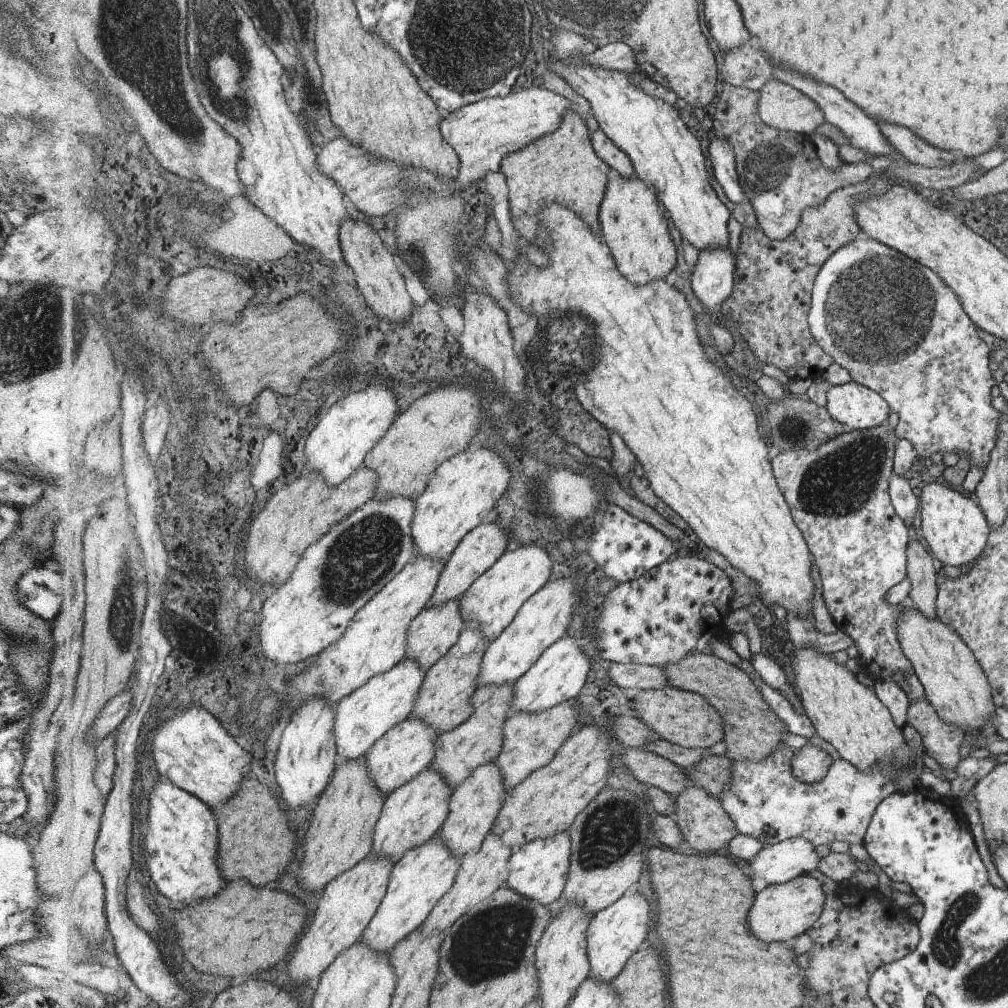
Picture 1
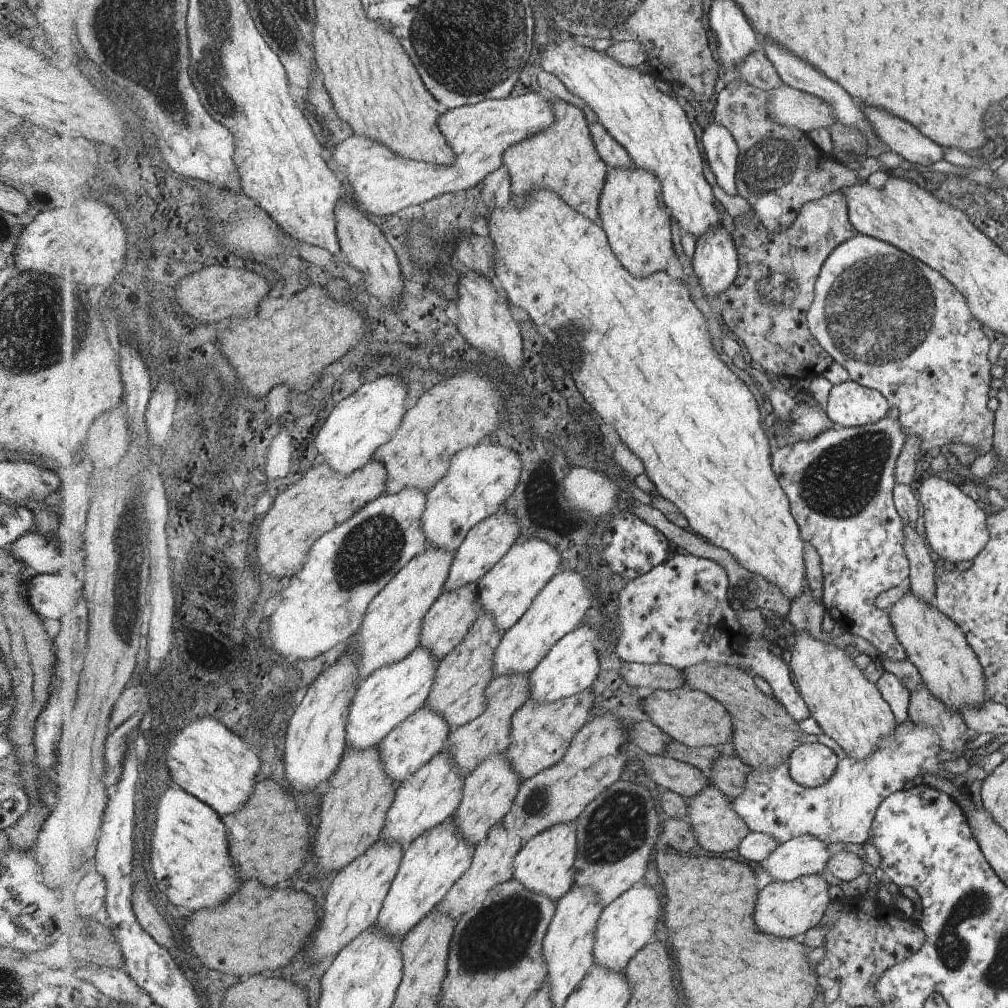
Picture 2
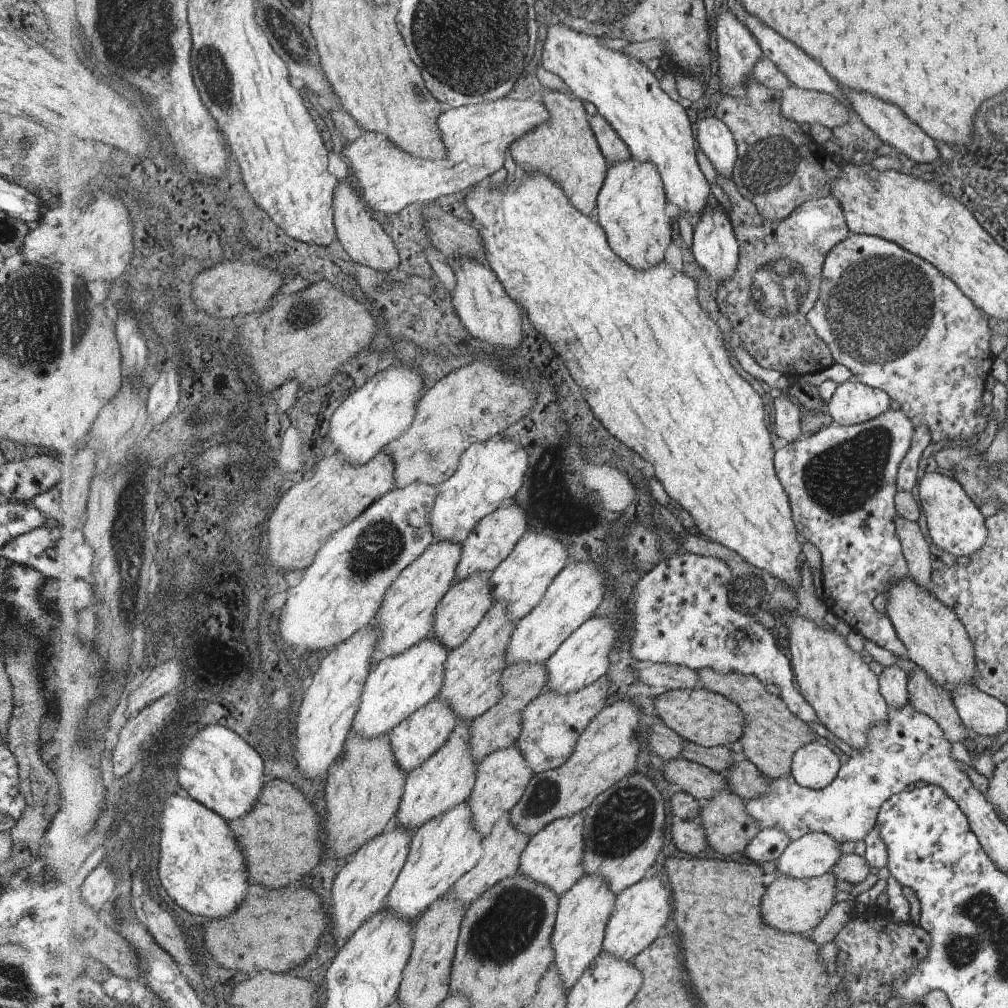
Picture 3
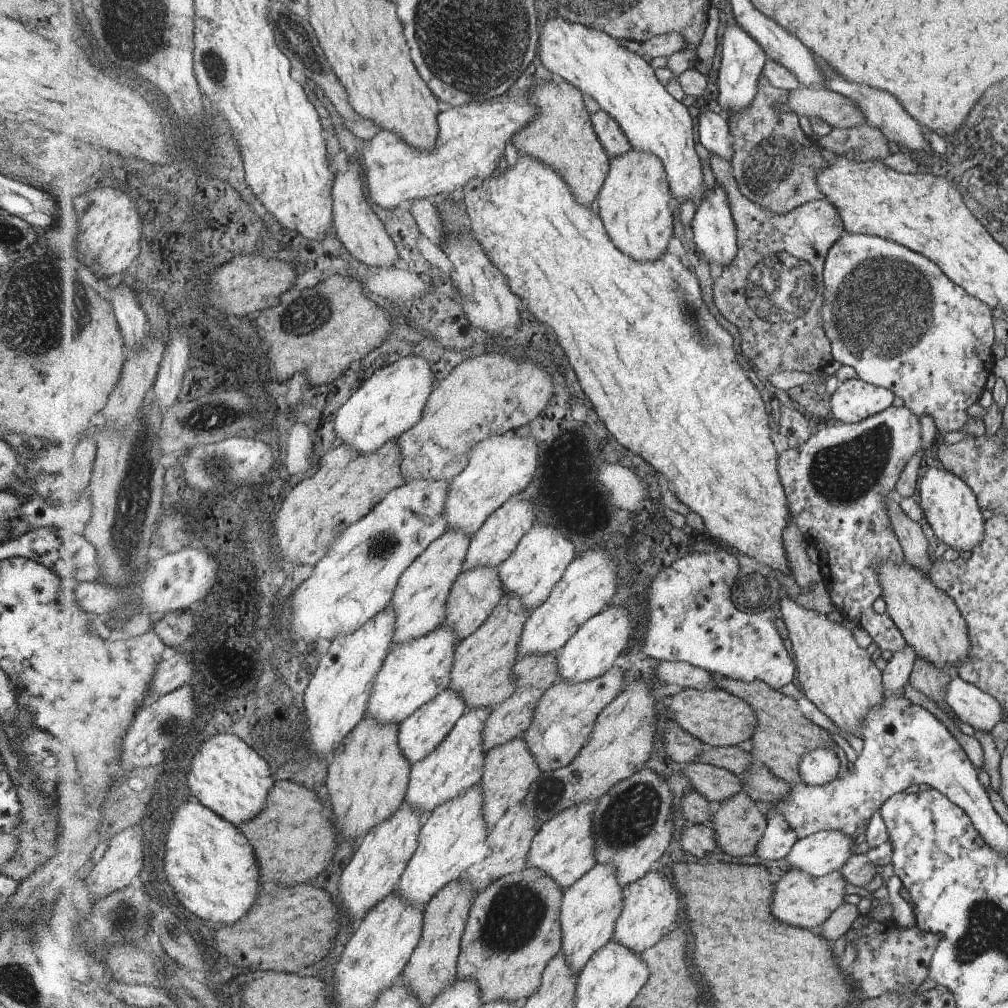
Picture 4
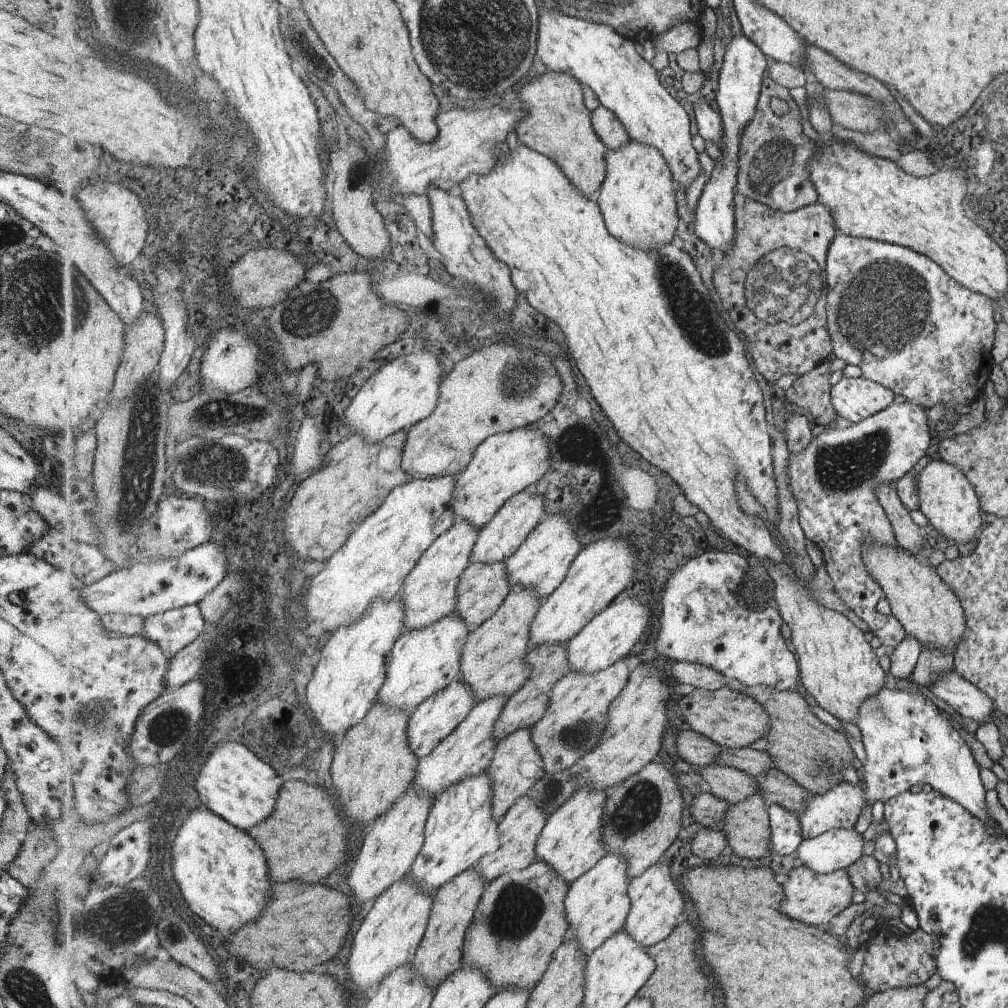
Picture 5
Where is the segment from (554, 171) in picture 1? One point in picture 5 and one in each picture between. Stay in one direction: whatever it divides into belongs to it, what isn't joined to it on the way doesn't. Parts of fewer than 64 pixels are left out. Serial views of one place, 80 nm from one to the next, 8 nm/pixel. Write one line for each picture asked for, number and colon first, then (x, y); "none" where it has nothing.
2: (563, 158)
3: (565, 147)
4: (562, 135)
5: (557, 123)

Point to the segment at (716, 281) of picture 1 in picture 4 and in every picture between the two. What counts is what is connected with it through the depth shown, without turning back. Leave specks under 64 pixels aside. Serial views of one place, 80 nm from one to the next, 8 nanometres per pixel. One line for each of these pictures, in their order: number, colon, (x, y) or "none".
2: (716, 260)
3: (715, 244)
4: (715, 233)

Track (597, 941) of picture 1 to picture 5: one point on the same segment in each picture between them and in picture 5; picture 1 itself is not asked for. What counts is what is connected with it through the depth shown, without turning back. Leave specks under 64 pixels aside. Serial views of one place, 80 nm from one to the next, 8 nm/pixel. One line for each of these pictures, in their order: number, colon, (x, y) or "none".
2: (626, 925)
3: (642, 911)
4: (651, 905)
5: (657, 903)

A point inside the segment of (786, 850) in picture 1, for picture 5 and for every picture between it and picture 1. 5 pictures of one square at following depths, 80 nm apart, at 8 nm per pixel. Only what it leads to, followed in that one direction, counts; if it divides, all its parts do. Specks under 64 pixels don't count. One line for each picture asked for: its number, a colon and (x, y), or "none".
2: (807, 855)
3: (815, 854)
4: (827, 851)
5: (840, 848)

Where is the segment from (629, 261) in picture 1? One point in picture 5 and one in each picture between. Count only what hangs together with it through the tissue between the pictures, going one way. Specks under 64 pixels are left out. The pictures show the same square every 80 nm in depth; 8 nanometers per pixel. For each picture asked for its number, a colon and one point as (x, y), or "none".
2: (633, 213)
3: (632, 207)
4: (635, 202)
5: (638, 201)

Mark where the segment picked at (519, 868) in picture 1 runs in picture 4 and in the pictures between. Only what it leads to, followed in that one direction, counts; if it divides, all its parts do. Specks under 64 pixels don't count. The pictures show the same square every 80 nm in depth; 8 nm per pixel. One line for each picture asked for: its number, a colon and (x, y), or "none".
2: (546, 864)
3: (555, 856)
4: (564, 848)

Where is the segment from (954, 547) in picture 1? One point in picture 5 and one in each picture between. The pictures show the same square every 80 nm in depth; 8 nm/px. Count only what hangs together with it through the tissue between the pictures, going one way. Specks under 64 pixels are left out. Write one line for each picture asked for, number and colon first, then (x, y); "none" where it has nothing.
2: (954, 527)
3: (954, 524)
4: (947, 502)
5: (945, 496)

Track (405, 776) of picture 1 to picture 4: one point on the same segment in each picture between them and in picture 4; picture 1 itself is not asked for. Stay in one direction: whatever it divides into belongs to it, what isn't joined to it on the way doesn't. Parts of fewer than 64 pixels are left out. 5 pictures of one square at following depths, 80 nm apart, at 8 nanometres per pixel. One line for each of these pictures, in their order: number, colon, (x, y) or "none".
2: (417, 740)
3: (416, 739)
4: (420, 734)

